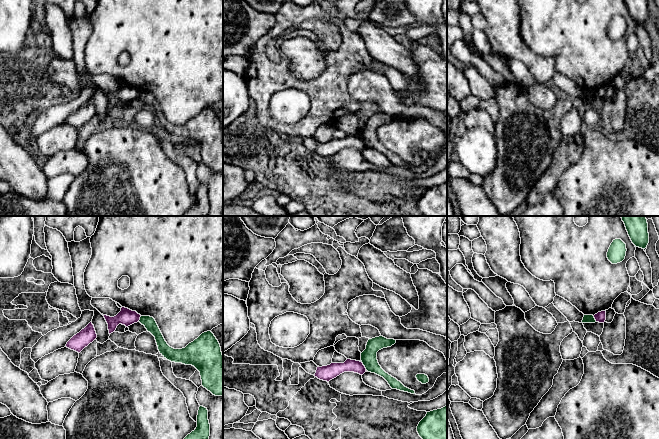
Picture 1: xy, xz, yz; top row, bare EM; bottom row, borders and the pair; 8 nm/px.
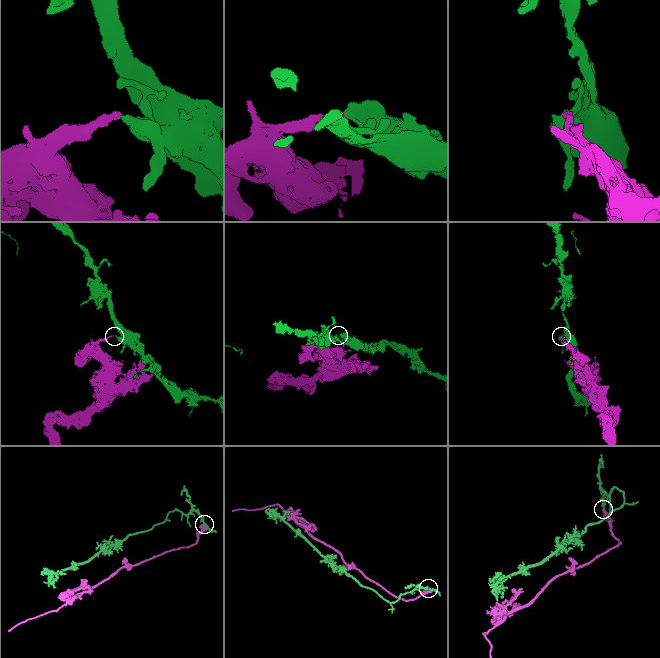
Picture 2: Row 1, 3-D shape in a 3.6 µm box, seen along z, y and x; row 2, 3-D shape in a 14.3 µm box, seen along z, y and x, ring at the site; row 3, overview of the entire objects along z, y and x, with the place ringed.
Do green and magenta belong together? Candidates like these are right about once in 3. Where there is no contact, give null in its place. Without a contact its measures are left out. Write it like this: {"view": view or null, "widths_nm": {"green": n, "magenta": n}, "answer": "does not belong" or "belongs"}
{"view": "xz", "widths_nm": {"green": 130, "magenta": 110}, "answer": "does not belong"}

